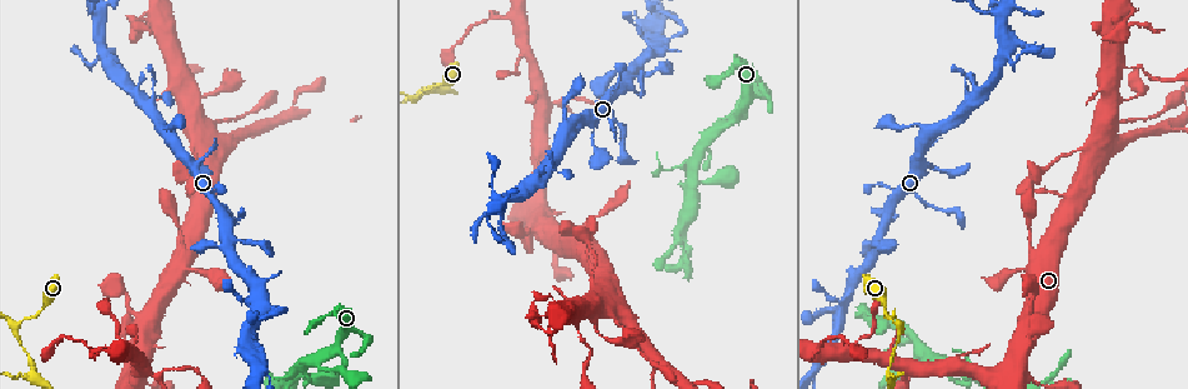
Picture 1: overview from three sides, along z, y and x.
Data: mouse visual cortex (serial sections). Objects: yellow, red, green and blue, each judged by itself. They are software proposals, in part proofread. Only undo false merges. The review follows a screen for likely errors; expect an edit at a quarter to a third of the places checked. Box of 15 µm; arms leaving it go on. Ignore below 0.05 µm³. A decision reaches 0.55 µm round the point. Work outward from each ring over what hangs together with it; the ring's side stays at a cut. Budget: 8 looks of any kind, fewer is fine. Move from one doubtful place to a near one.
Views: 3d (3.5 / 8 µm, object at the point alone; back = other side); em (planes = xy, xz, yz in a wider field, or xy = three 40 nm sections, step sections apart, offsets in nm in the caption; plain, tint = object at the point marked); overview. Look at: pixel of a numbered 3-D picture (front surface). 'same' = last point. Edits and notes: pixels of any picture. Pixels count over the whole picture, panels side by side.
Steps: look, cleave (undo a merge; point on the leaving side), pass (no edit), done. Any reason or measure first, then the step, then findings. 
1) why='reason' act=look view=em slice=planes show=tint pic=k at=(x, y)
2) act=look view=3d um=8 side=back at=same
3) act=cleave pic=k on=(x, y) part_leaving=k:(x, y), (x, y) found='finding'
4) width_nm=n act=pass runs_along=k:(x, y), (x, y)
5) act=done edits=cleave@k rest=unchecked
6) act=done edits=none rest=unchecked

why='sharp bend' act=look view=3d um=3.5 pic=1 at=(845, 309)

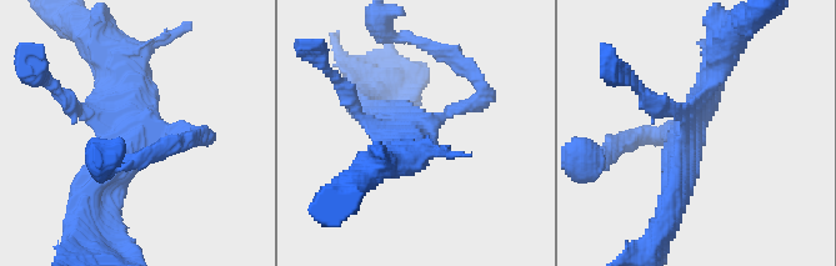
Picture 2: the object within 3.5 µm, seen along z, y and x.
why='shape alone is not enough' act=look view=em slice=xy step=5 show=tint pic=2 at=(689, 130)

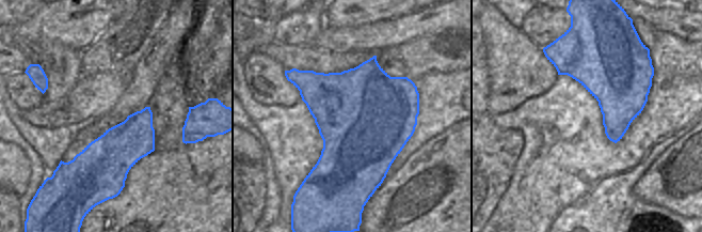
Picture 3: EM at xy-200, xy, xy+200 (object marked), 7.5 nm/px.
arm_widths_nm=150,200,400,400 act=pass runs_along=2:(720, 58), (687, 130), (671, 199) found='one cell here'

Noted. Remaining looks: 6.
why='thick turns thin' act=look view=3d um=8 side=back pic=1 at=(357, 329)

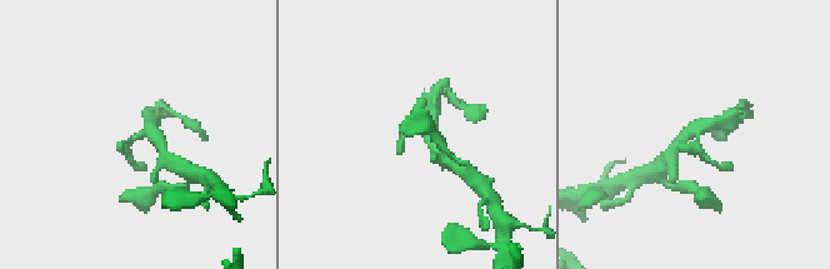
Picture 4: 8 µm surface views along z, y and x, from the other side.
why='closer look' act=look view=3d um=3.5 pic=4 at=(137, 135)

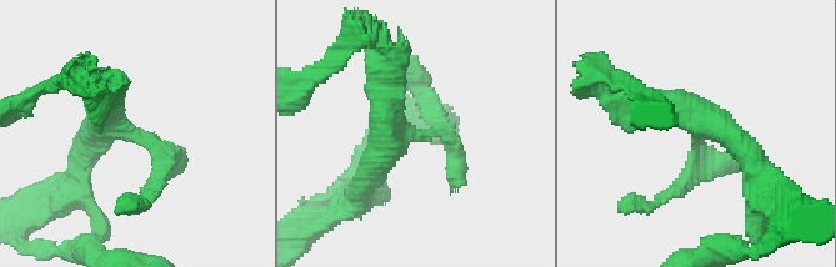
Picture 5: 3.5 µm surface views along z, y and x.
why='need the tissue' act=look view=em slice=xy step=3 show=tint pic=5 at=(695, 136)

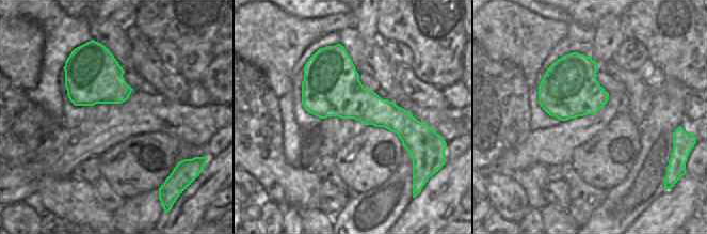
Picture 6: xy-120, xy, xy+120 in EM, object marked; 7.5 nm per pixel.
width_nm=400 act=pass runs_along=5:(101, 102), (166, 160), (148, 195) found='all the same cell'

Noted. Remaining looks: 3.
why='sudden change in width' act=look view=3d um=3.5 pic=1 at=(964, 378)

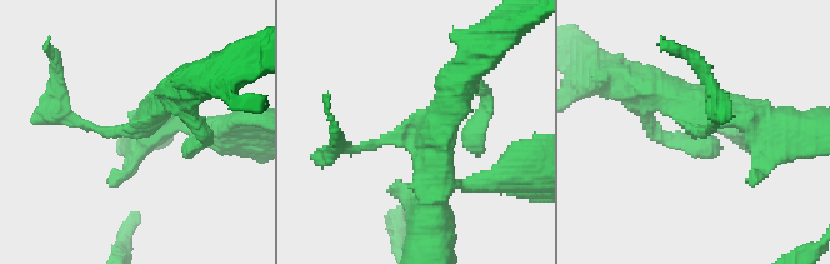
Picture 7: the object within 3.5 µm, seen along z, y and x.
arms=3 arm_widths_nm=150,200,400 act=look view=em slice=xy step=2 show=tint pic=7 at=(695, 132)

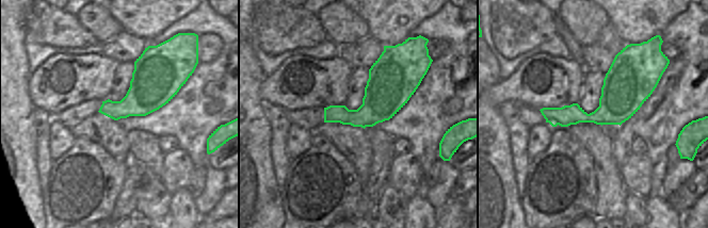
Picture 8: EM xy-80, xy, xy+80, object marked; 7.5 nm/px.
act=cleave pic=7 on=(68, 114) part_leaving=7:(109, 130), (59, 103), (51, 49) found='a second cell is stuck on'

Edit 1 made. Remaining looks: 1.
act=done edits=cleave@7 rest=unchecked

